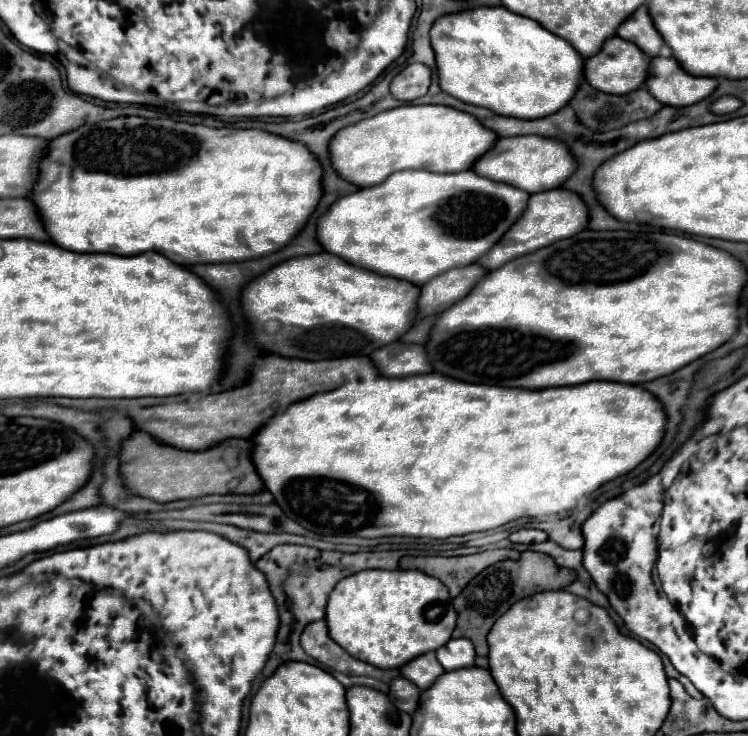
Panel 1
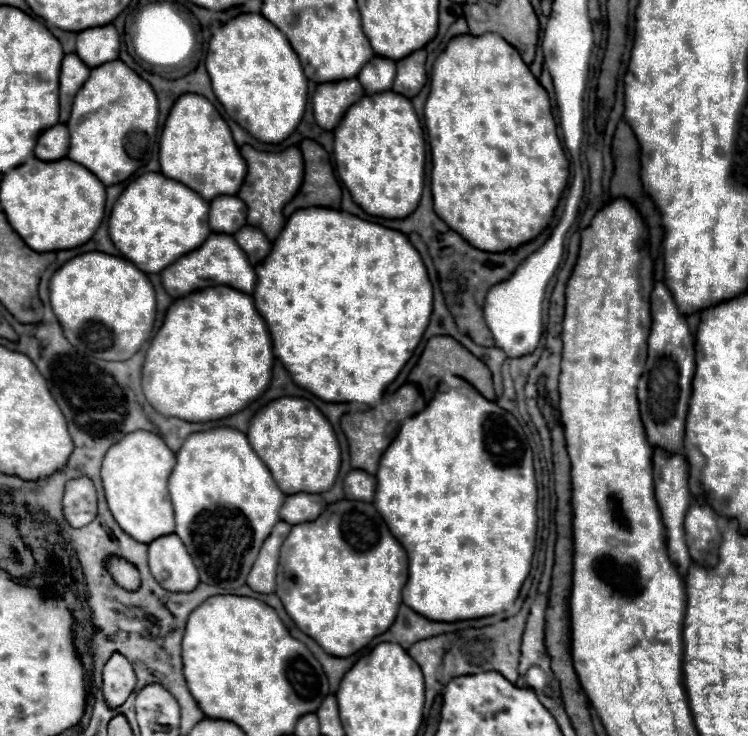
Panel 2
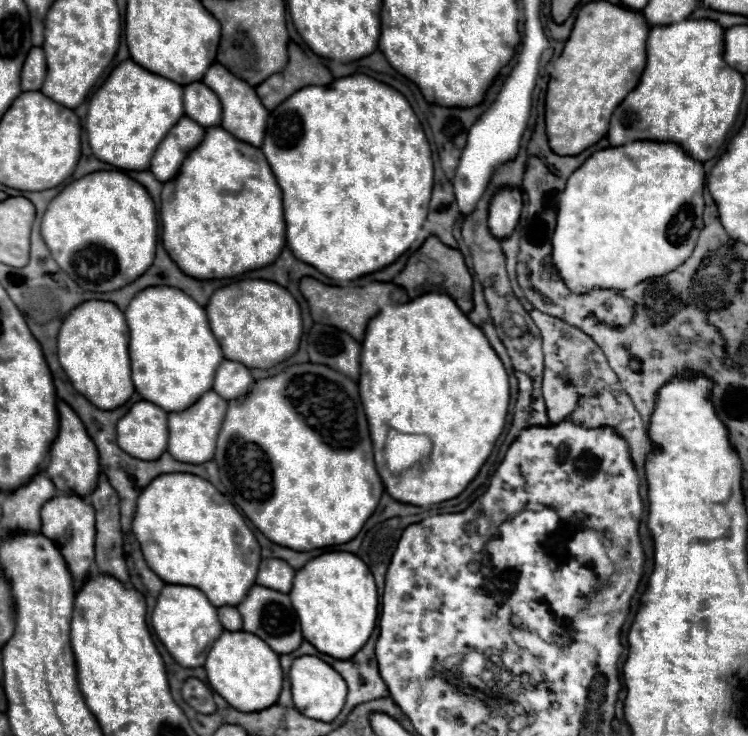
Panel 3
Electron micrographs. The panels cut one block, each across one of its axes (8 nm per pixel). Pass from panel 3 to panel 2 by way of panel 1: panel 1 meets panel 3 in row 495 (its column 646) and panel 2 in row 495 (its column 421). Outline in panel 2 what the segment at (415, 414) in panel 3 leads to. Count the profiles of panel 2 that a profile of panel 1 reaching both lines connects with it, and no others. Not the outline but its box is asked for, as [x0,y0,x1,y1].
[374,378,536,622]

